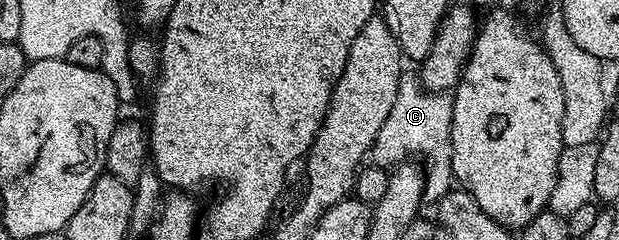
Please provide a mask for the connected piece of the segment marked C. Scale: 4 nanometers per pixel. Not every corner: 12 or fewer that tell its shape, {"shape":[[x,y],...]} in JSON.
{"shape":[[400,73],[396,101],[374,139],[388,170],[418,158],[424,201],[455,182],[454,97]]}

